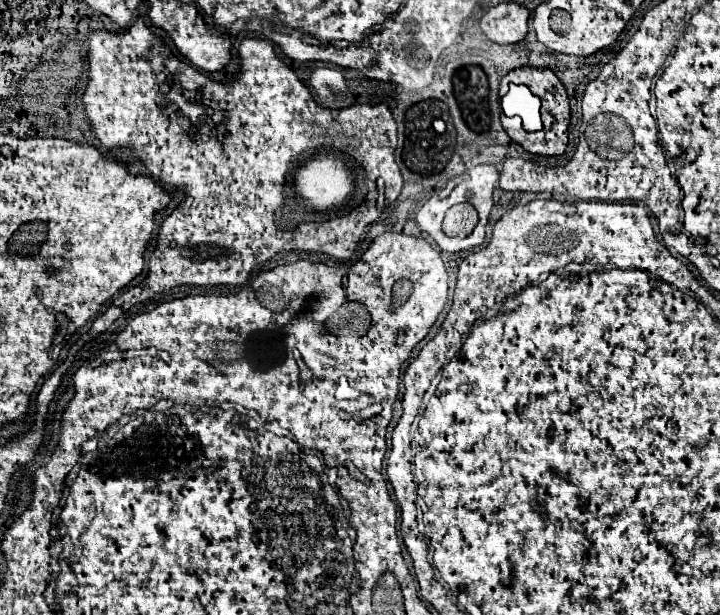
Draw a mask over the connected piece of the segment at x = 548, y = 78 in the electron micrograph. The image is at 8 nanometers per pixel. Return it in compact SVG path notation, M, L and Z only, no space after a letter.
M518 67L512 69L506 77L506 81L516 81L524 83L530 87L530 91L536 91L536 95L542 99L542 123L544 129L538 133L528 133L528 135L516 135L514 141L518 141L526 151L538 153L538 155L562 155L568 145L568 125L570 125L570 105L568 105L568 93L560 79L544 67Z

